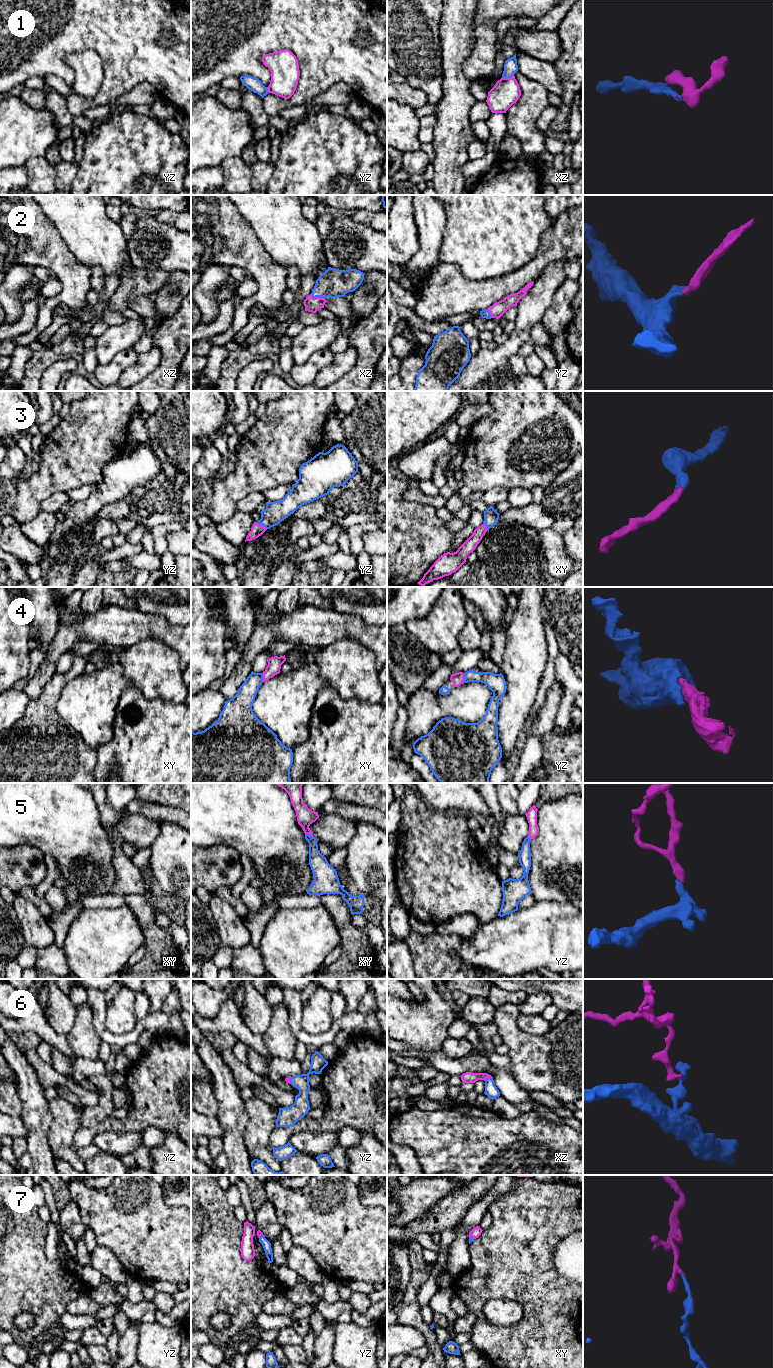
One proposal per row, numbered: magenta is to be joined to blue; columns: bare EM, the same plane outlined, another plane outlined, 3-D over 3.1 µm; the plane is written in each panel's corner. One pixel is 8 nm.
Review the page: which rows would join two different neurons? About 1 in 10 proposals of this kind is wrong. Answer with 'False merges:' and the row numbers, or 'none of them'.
False merges: none of them

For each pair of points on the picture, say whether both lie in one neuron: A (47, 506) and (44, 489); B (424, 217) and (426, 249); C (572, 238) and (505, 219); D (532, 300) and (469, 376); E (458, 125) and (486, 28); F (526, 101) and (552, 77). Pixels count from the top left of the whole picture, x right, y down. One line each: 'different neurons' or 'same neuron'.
A: different neurons
B: same neuron
C: different neurons
D: same neuron
E: different neurons
F: different neurons

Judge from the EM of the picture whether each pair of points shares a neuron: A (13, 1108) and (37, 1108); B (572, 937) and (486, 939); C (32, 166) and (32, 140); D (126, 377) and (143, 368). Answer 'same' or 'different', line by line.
A: different
B: same
C: different
D: same

